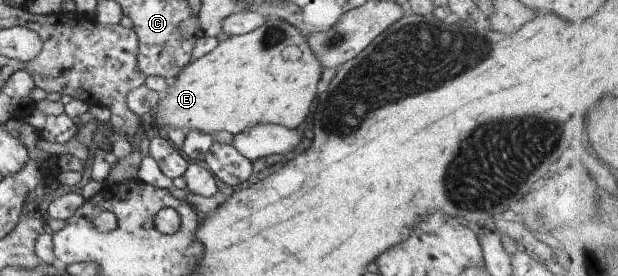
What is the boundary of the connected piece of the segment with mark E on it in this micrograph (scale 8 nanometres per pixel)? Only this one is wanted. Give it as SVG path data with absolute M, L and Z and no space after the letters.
M270 17L262 26L243 35L232 35L219 43L213 51L193 63L188 63L169 81L153 113L146 118L146 125L158 127L163 134L164 127L202 131L215 137L218 131L236 135L257 123L276 123L290 129L306 123L310 107L316 99L318 82L323 73L322 63L312 53L306 36L298 29L278 17Z

